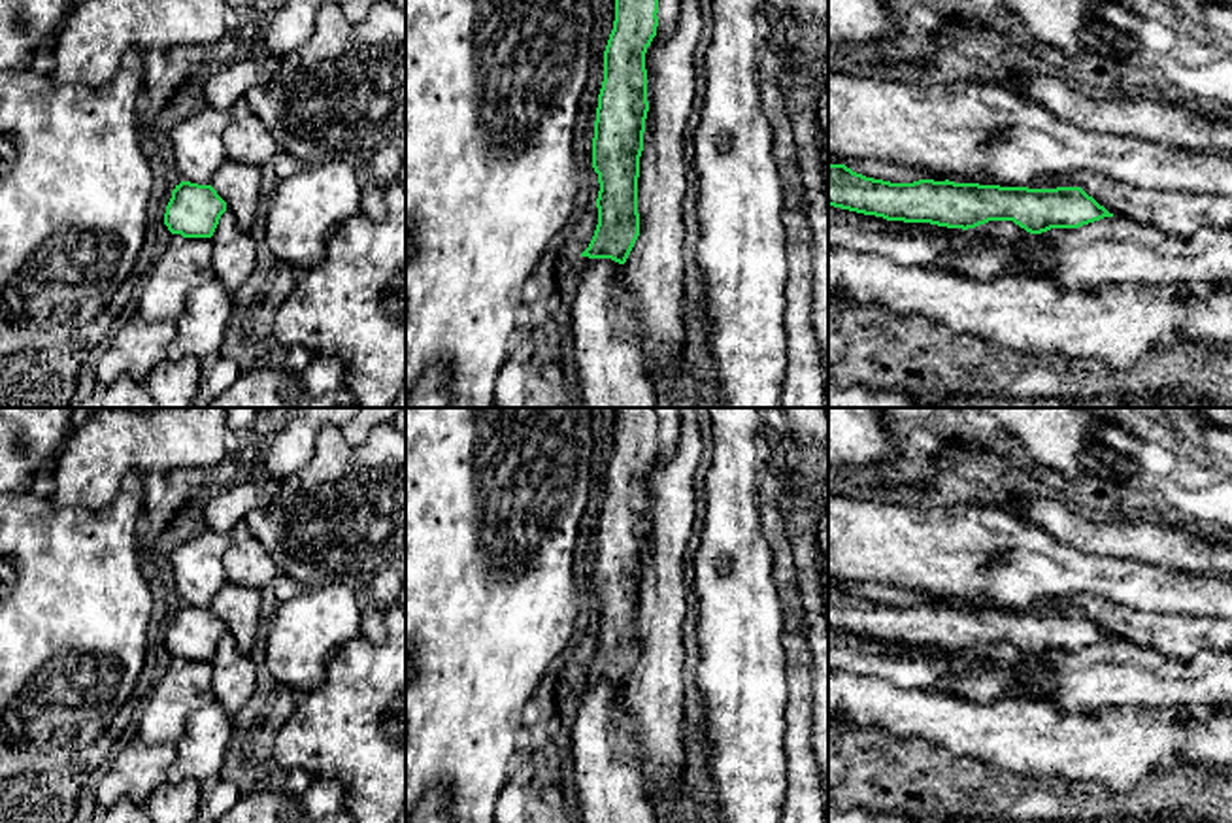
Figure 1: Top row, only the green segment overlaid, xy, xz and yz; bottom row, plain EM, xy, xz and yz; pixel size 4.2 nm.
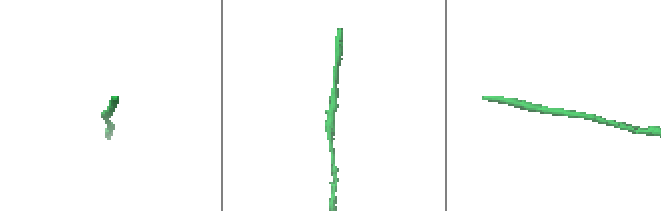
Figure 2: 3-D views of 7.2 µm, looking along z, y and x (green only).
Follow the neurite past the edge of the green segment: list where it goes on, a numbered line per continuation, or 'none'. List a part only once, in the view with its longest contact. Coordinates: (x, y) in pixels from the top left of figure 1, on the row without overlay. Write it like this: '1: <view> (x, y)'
none

